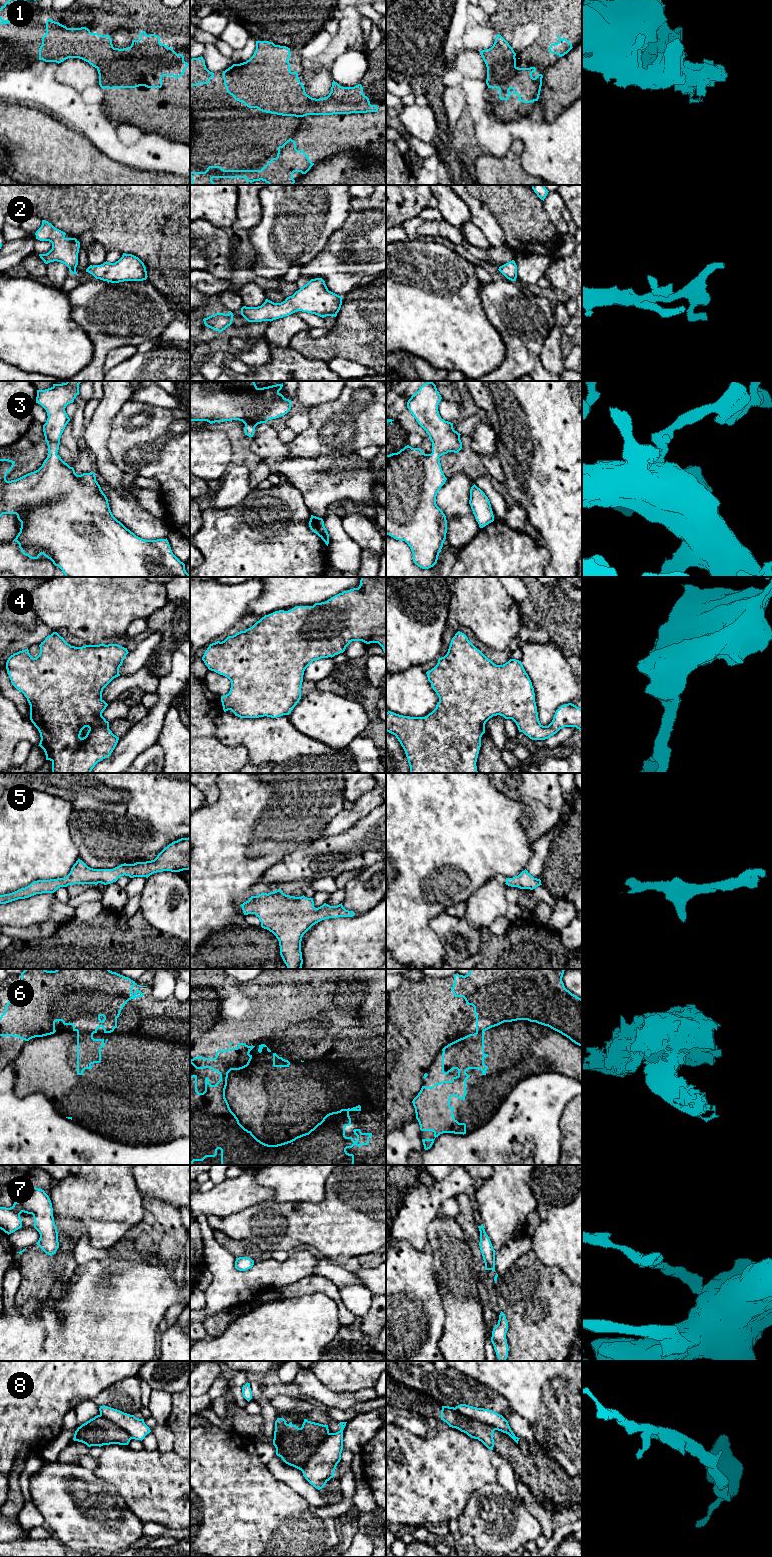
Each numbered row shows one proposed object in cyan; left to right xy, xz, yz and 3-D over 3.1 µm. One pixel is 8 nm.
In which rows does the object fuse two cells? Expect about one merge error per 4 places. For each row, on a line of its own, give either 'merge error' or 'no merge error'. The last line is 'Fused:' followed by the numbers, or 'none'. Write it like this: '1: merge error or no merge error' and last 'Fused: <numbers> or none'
1: no merge error
2: no merge error
3: no merge error
4: no merge error
5: no merge error
6: merge error
7: no merge error
8: merge error
Fused: 6, 8

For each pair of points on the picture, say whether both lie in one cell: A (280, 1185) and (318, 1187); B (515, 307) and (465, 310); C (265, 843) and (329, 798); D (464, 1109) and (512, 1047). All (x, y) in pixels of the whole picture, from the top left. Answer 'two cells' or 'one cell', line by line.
A: one cell
B: two cells
C: one cell
D: one cell

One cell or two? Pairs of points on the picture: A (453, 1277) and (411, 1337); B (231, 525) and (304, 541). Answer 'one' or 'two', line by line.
A: two
B: one

